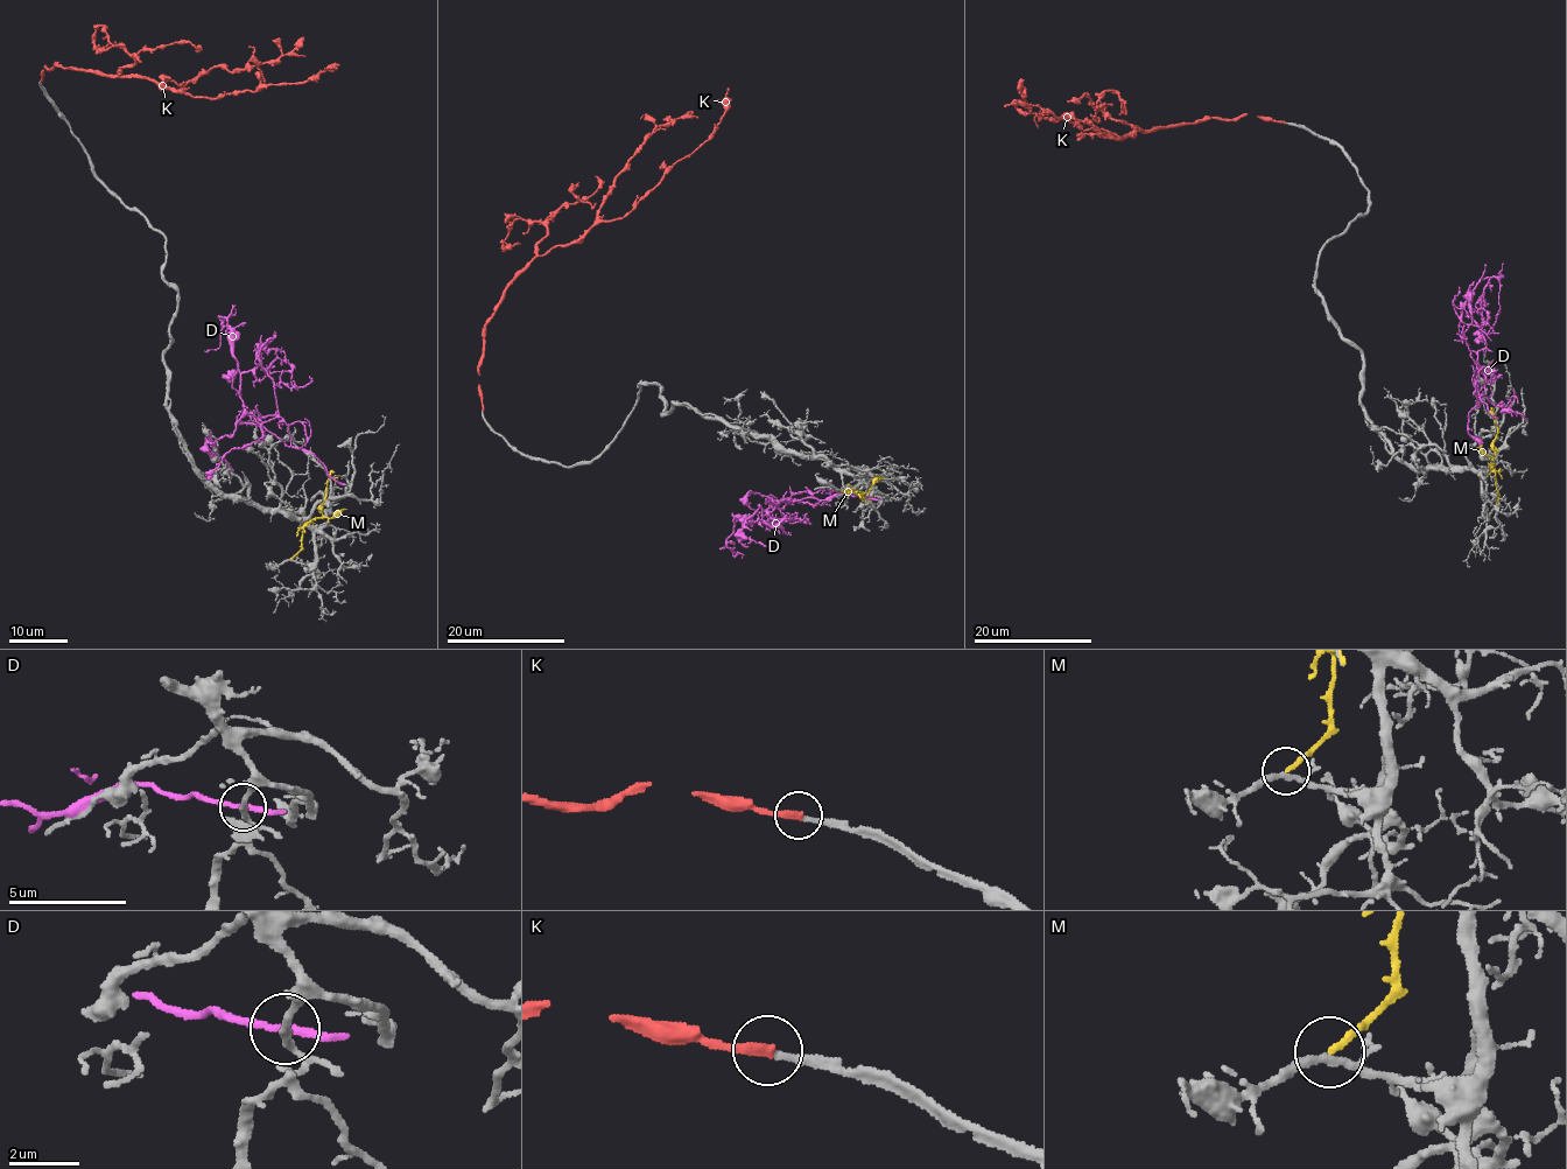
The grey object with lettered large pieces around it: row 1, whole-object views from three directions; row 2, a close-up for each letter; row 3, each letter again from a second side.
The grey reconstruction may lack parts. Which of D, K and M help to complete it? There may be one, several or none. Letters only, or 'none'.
K

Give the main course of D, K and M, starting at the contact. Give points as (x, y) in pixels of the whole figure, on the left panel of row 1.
D: (335, 481), (311, 453), (288, 447), (244, 404), (231, 329), (219, 315), (219, 347), (204, 351)
K: (41, 81), (46, 65), (57, 63), (155, 79), (212, 98), (337, 69)
M: (290, 559), (301, 547), (302, 530), (323, 516), (321, 502), (332, 470)

